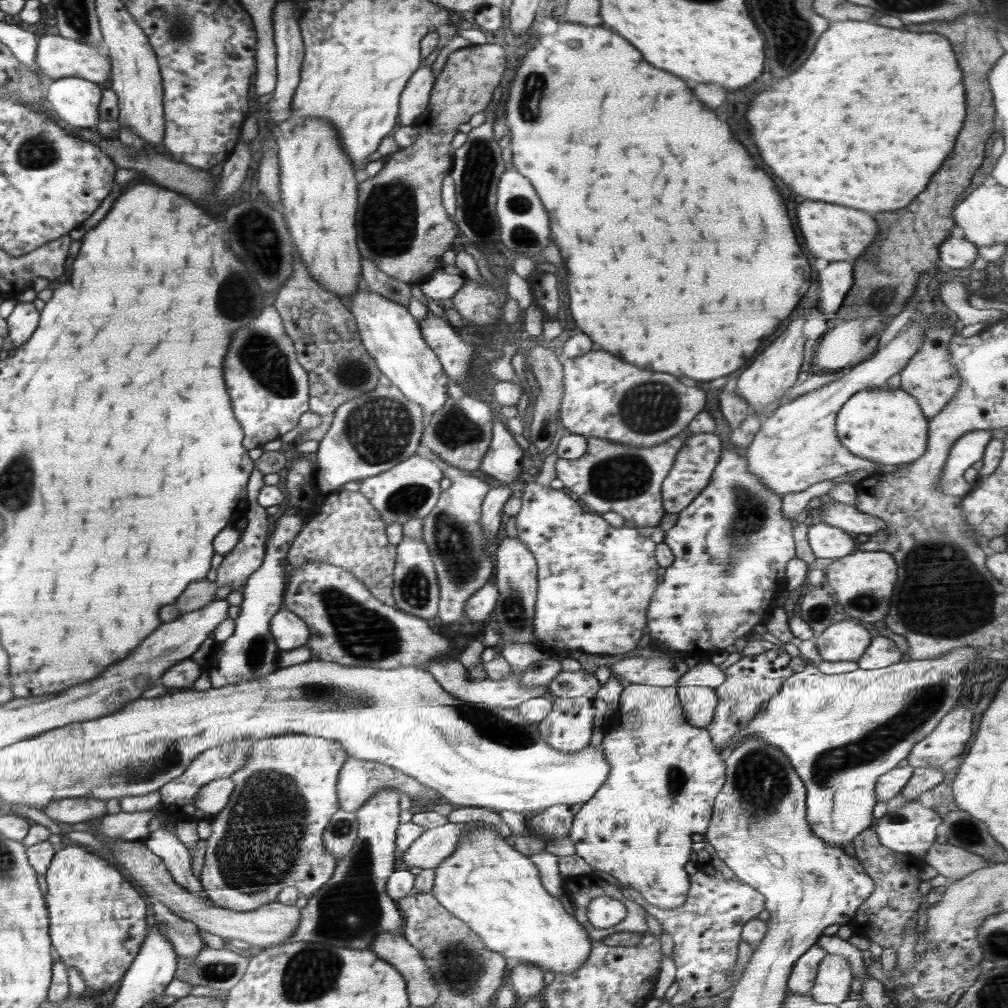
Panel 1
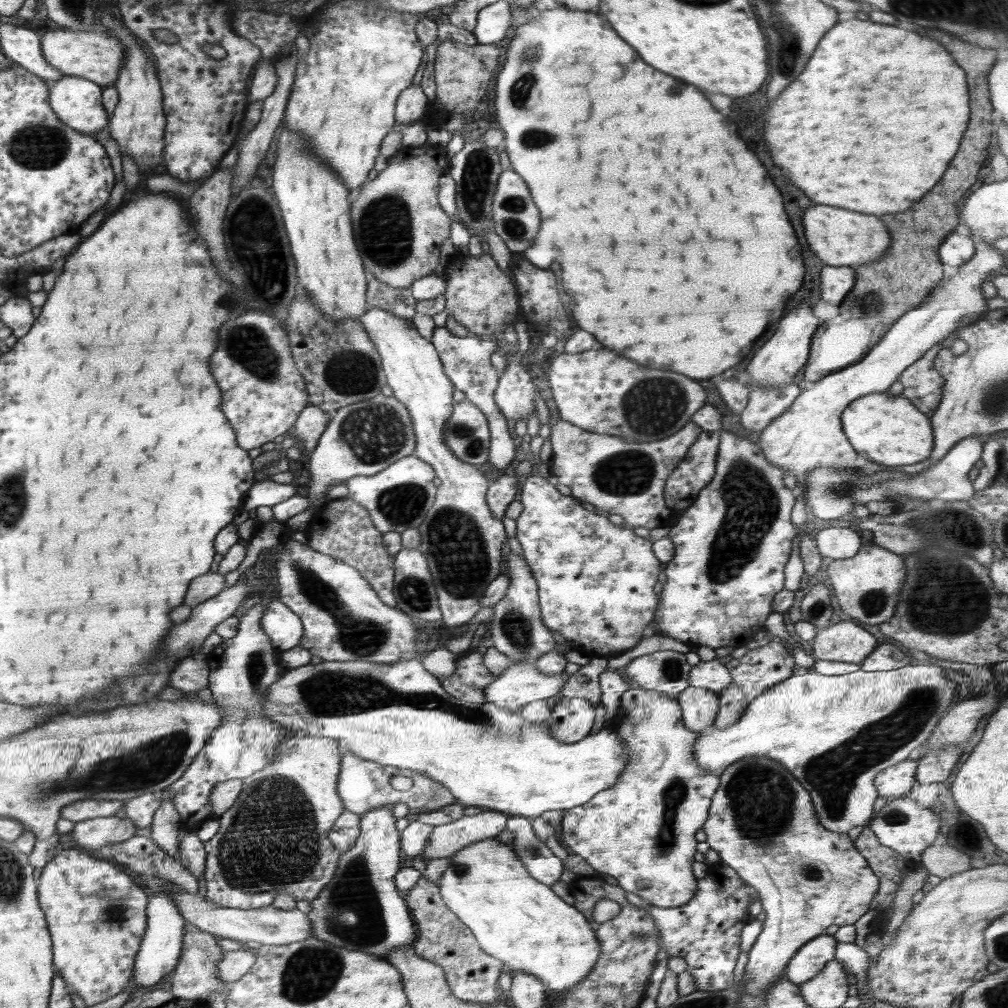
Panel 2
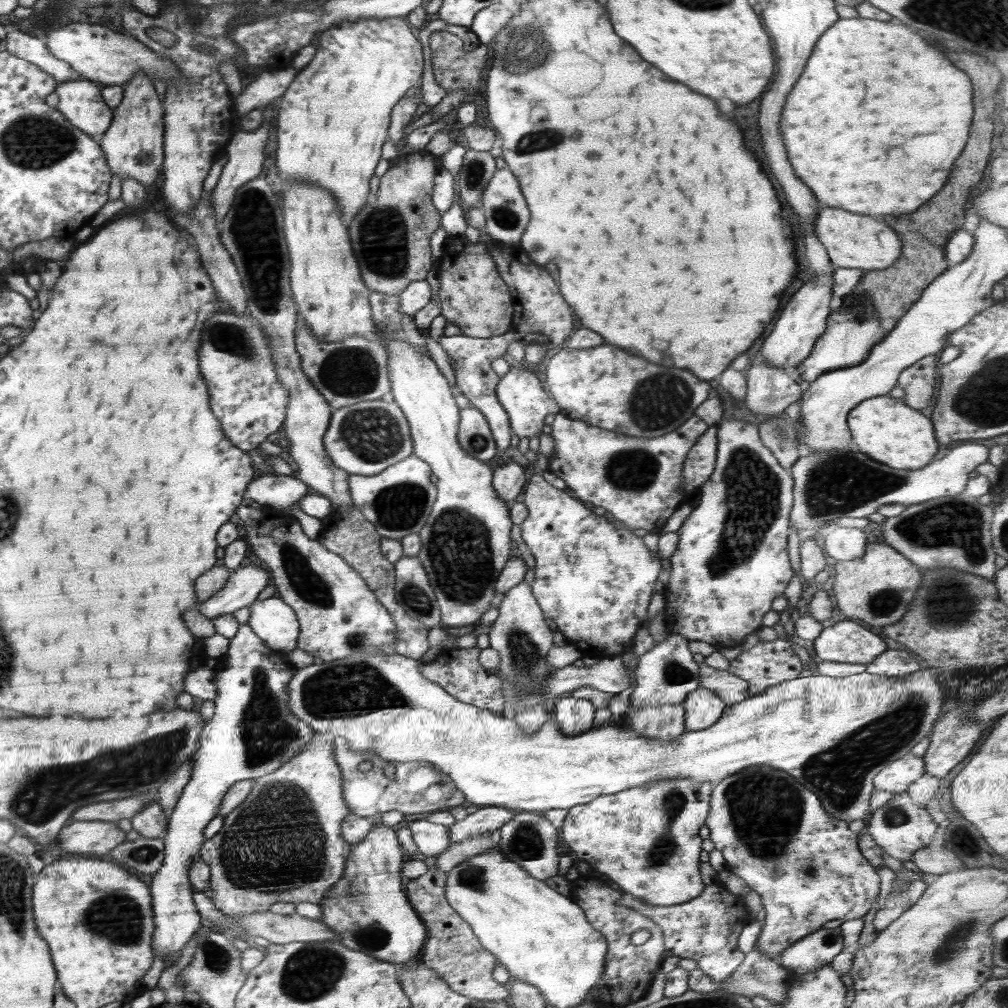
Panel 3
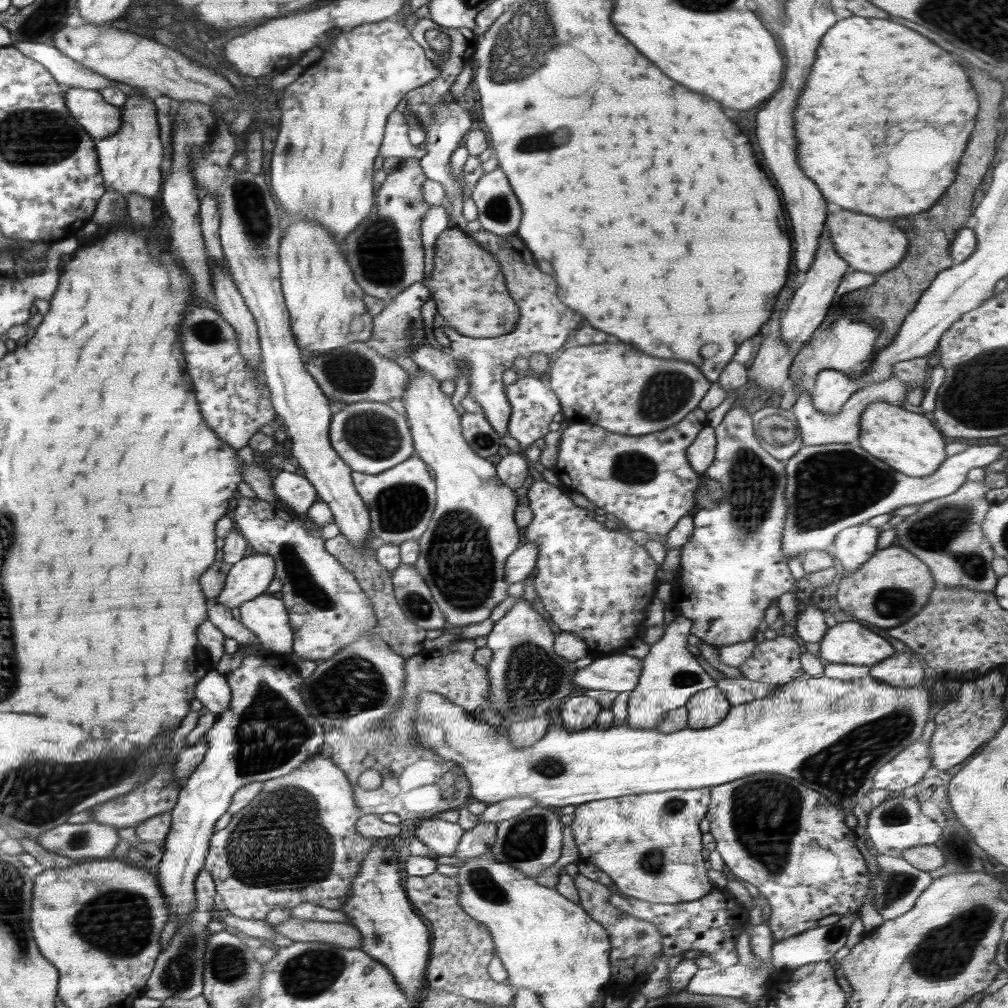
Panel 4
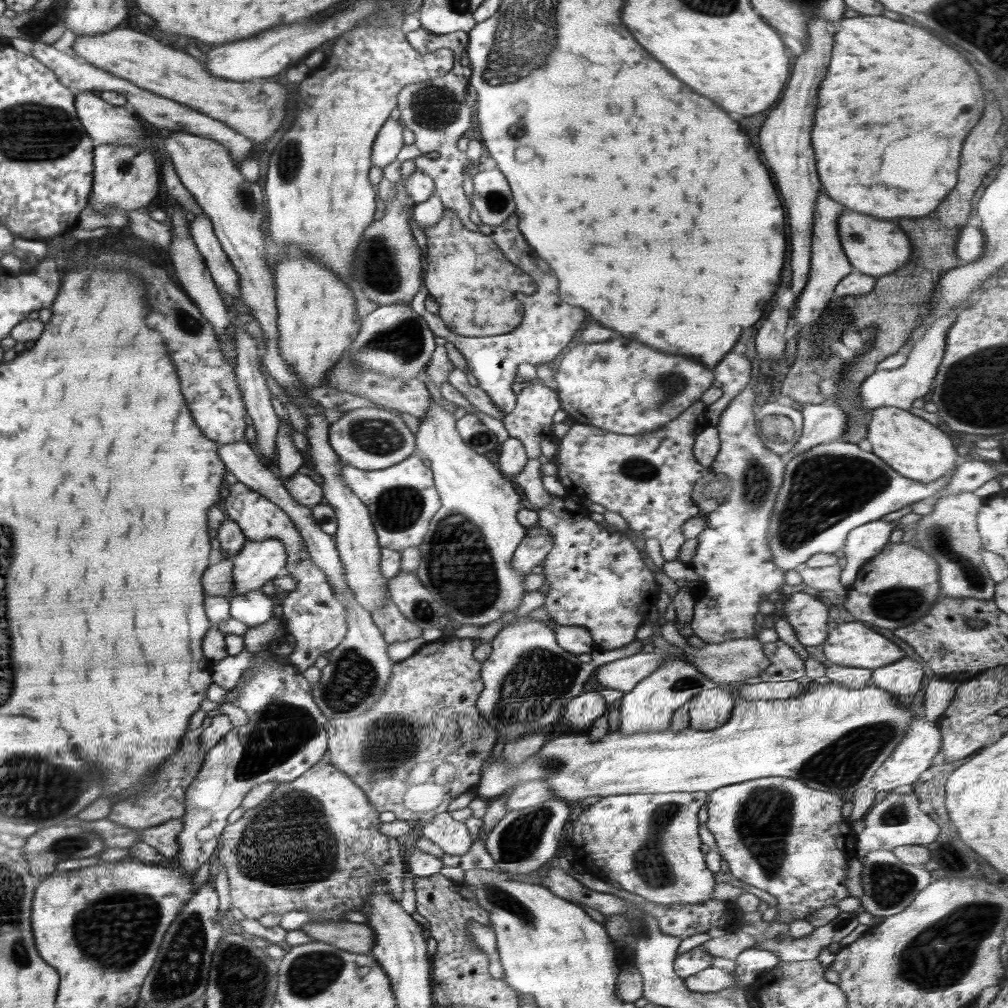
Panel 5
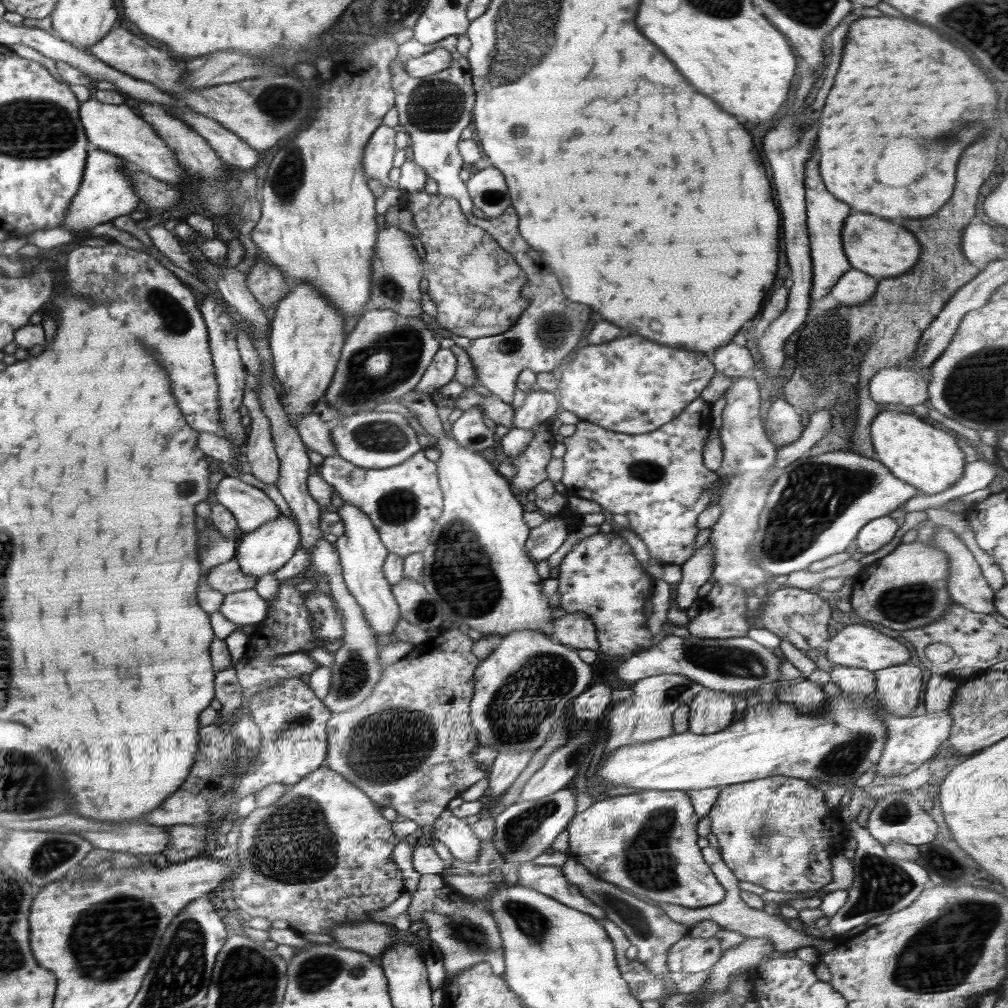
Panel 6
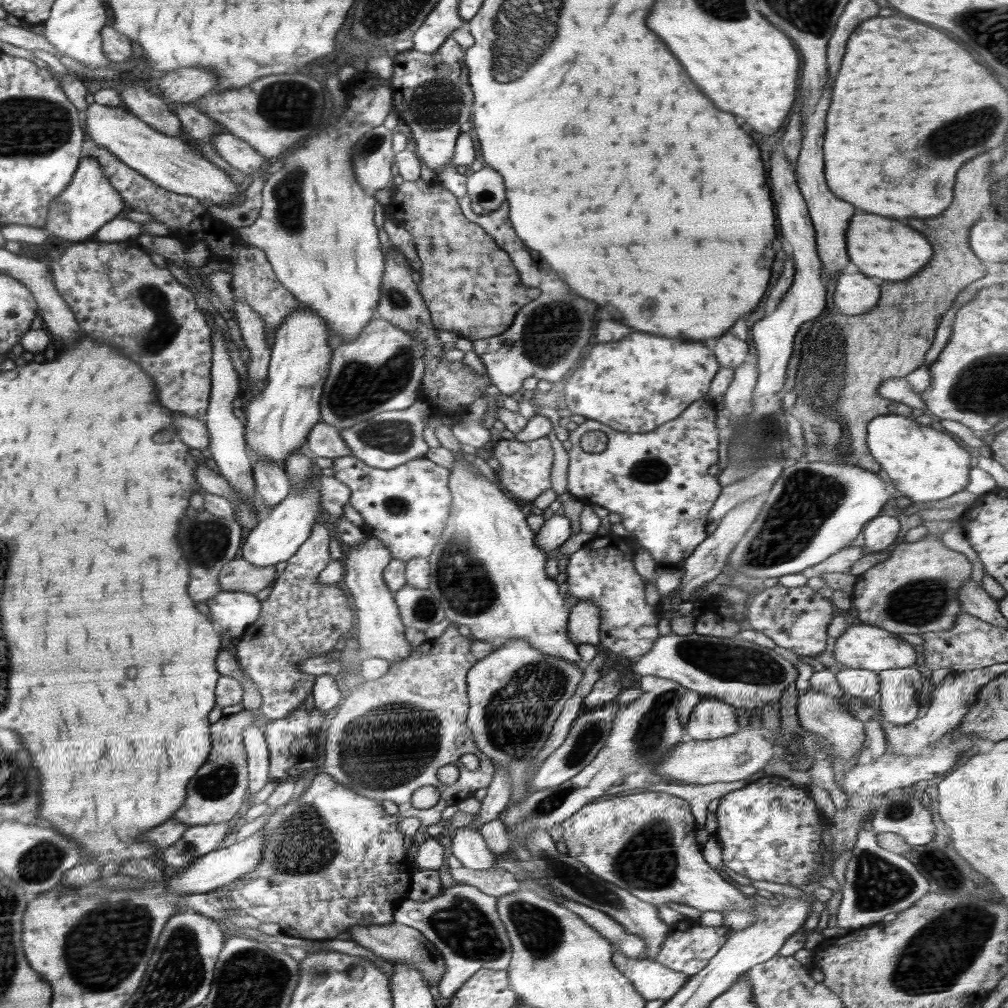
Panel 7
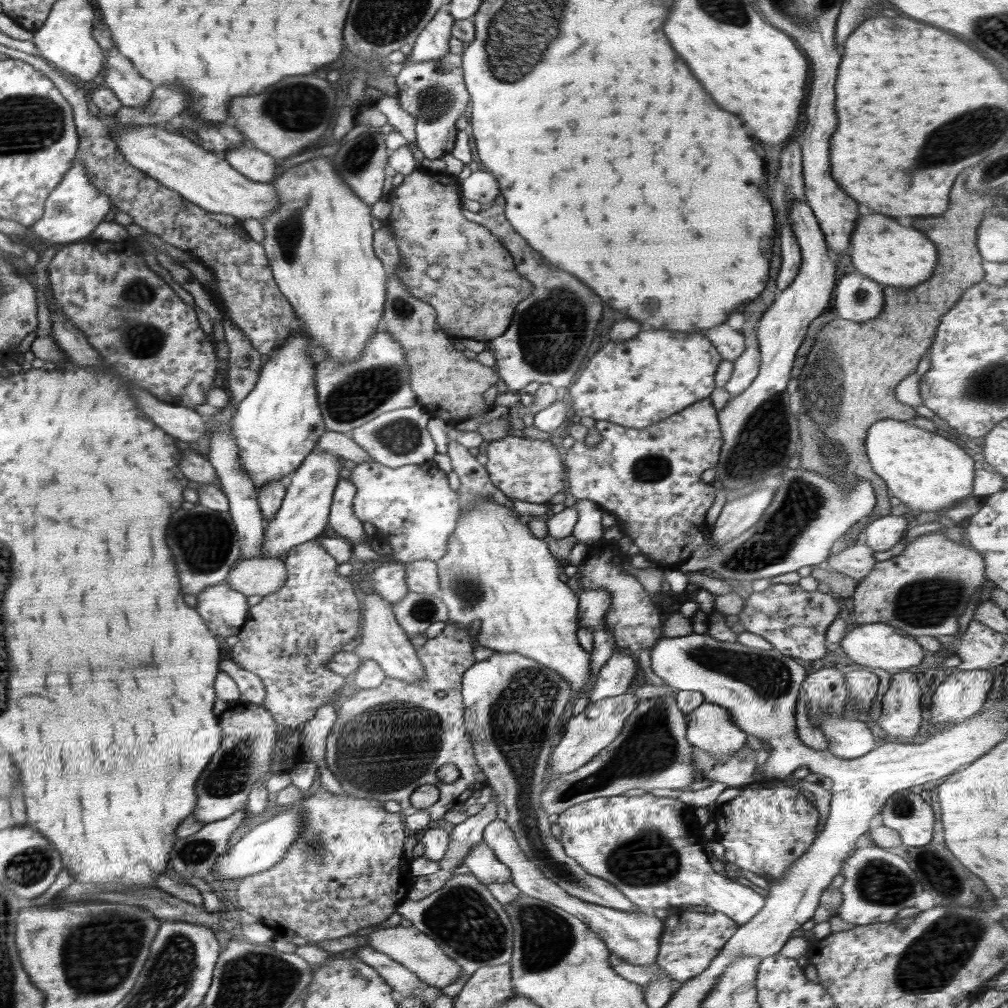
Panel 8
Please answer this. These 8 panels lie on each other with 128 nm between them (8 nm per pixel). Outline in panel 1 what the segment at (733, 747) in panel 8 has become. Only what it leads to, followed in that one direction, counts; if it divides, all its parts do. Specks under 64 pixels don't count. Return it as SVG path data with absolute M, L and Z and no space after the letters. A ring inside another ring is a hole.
M681 684L677 690L677 698L684 708L688 724L705 728L712 722L718 704L714 688Z

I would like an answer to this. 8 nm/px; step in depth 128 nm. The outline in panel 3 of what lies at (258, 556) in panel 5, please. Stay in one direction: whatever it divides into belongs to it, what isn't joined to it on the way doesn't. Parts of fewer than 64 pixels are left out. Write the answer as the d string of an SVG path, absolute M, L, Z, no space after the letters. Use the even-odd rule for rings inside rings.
M247 562L231 572L229 580L216 594L201 602L199 614L214 620L220 614L234 613L249 607L256 601L258 594L268 586L269 573L260 566Z

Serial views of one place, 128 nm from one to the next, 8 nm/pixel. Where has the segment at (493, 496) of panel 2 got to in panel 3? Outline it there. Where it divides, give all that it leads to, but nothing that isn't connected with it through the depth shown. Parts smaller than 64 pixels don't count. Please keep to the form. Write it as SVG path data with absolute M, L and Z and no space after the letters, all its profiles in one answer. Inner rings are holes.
M516 460L504 463L493 471L492 487L500 499L512 504L518 494L523 492L529 474L529 469L516 463Z

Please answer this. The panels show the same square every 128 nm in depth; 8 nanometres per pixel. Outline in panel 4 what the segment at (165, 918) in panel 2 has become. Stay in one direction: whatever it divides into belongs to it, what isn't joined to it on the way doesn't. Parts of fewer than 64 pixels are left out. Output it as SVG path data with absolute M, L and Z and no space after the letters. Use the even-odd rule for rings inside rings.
M256 643L238 644L238 651L242 651L244 660L227 678L227 684L231 688L230 708L218 714L216 722L205 732L203 738L208 743L205 757L180 788L176 806L170 812L172 826L166 835L157 876L170 914L178 918L178 927L182 926L188 915L194 911L196 876L203 868L206 854L210 850L210 840L216 831L214 826L228 813L228 806L236 790L240 790L246 784L264 783L294 772L308 758L316 756L324 744L324 726L318 719L314 719L314 715L310 713L300 695L303 678L298 674L297 662L287 655L284 660L283 656L269 655L264 650L258 650L254 654L250 652L250 647L254 645Z

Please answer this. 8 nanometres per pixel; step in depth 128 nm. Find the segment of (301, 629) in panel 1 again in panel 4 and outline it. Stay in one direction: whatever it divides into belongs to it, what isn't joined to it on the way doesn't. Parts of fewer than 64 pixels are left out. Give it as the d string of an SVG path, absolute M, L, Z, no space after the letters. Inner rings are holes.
M264 592L239 608L241 623L256 633L266 653L292 655L294 634L280 599Z

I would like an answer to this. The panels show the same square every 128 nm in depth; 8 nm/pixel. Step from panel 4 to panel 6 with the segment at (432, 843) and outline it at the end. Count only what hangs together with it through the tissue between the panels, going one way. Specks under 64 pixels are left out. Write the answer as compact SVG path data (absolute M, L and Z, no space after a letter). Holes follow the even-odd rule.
M450 809L444 810L432 825L434 840L444 843L452 856L462 862L474 862L480 852L481 840L472 831L471 825L452 814Z

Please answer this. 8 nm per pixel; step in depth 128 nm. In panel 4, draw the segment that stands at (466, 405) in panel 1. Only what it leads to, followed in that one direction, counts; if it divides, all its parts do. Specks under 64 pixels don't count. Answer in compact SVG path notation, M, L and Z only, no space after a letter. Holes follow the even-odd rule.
M482 413L462 414L461 433L468 446L482 458L496 454L502 444L500 436Z

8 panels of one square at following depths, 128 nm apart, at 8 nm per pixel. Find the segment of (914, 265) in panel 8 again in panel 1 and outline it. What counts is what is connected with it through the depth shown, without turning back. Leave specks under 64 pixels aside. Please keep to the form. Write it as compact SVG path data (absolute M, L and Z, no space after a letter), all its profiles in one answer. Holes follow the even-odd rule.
M810 200L802 202L798 206L798 220L800 220L798 226L802 228L810 252L818 258L826 258L828 262L840 262L840 260L853 262L875 242L878 236L878 223L872 220L870 214L826 202L810 202Z

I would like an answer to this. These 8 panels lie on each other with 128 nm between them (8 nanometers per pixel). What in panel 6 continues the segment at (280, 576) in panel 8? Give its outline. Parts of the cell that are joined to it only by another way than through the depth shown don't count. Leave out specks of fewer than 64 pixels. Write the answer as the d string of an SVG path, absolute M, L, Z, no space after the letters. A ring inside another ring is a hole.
M236 559L216 566L207 577L208 585L223 595L253 589L258 580L256 576L245 574Z

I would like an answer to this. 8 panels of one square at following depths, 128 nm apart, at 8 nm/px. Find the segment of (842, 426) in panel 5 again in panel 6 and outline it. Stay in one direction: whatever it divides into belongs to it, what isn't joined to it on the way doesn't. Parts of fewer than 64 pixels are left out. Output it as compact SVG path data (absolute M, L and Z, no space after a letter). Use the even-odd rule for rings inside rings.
M818 410L818 412L810 415L808 425L802 430L800 438L777 449L774 469L781 471L785 466L802 457L802 455L808 454L816 441L820 440L824 433L830 429L830 423L832 423L830 417L828 410Z

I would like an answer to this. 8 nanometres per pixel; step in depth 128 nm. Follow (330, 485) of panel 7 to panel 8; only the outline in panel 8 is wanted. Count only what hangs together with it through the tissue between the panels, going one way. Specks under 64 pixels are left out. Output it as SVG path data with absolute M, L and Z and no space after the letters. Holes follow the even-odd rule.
M340 479L334 488L330 505L328 524L330 528L345 537L351 546L364 543L368 535L364 532L363 522L356 518L353 502L356 485L350 479Z

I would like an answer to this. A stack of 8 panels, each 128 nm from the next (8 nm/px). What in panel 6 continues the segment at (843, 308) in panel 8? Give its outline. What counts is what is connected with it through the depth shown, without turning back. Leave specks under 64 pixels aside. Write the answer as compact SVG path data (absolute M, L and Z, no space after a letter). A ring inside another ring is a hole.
M850 268L838 279L830 294L820 299L815 310L816 312L828 310L844 304L846 306L862 306L876 294L877 281L874 282L872 276L864 274L861 270Z

